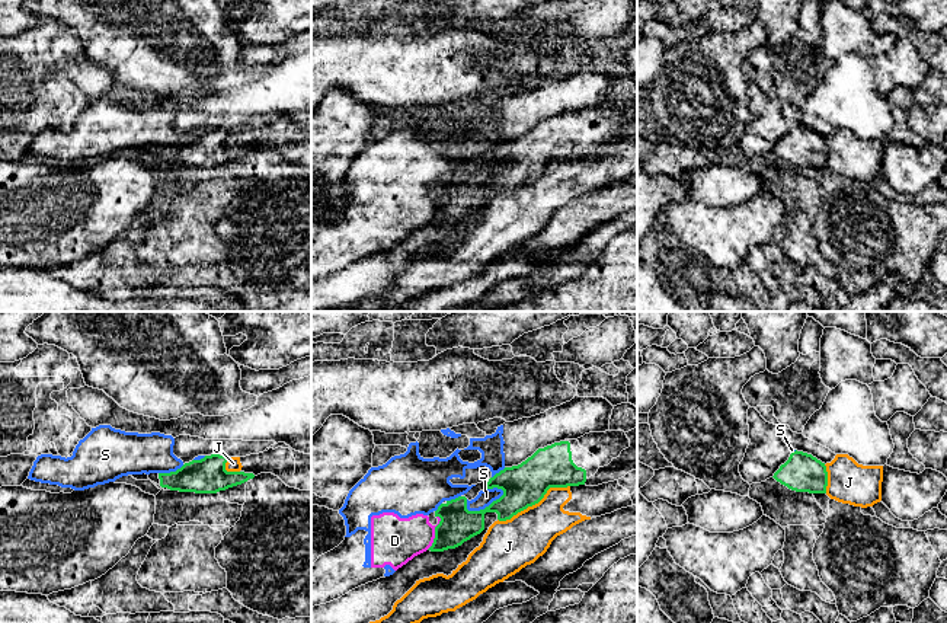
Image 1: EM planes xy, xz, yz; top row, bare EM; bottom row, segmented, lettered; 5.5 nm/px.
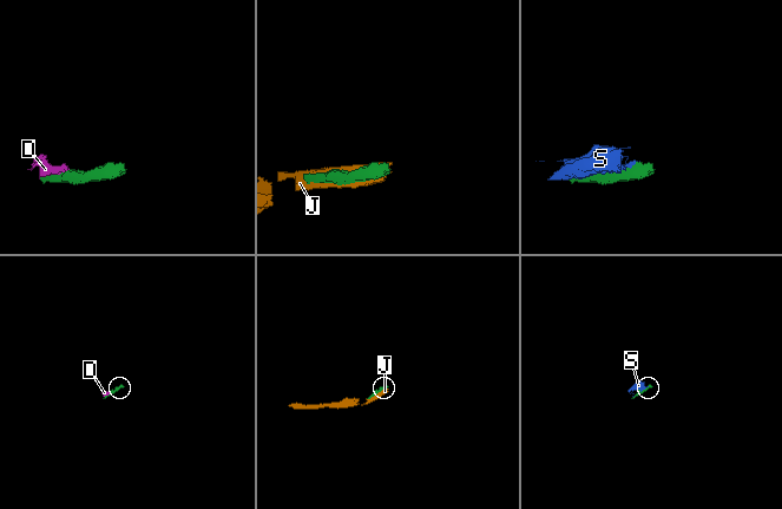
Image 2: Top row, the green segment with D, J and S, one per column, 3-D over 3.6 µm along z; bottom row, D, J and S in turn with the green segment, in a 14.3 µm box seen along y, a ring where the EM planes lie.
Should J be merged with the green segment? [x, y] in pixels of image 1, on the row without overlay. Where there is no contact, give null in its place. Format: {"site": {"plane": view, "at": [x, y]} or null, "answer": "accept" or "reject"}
{"site": {"plane": "xz", "at": [534, 178]}, "answer": "reject"}

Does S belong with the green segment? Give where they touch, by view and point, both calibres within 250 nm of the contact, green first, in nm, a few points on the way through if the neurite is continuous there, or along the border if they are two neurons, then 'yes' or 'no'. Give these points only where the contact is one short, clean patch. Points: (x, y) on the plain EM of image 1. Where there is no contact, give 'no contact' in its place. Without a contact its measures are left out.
xz (486, 181) | 240/90 nm | no

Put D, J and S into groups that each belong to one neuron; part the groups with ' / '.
D S / J

